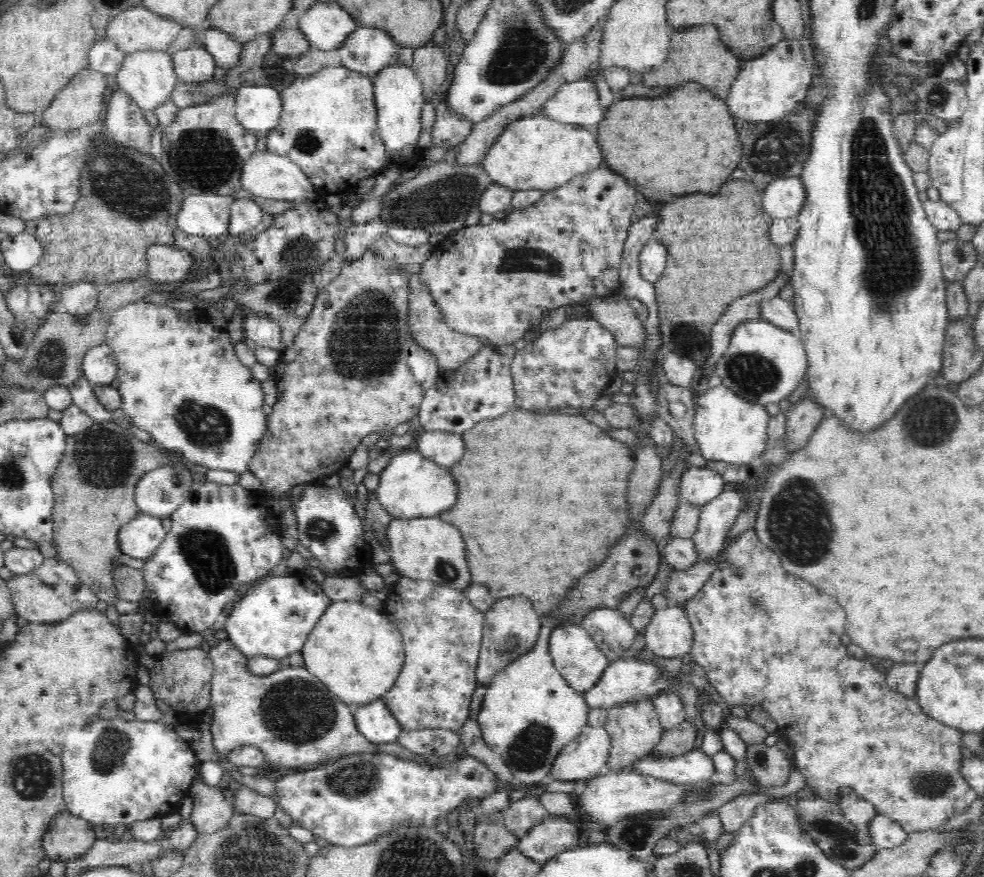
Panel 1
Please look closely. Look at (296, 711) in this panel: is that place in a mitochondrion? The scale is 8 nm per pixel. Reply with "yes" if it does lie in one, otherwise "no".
yes

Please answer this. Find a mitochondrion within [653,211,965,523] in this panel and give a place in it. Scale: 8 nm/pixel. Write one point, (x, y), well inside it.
(933, 418)

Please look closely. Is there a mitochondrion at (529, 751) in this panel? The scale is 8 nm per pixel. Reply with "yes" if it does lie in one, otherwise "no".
yes

